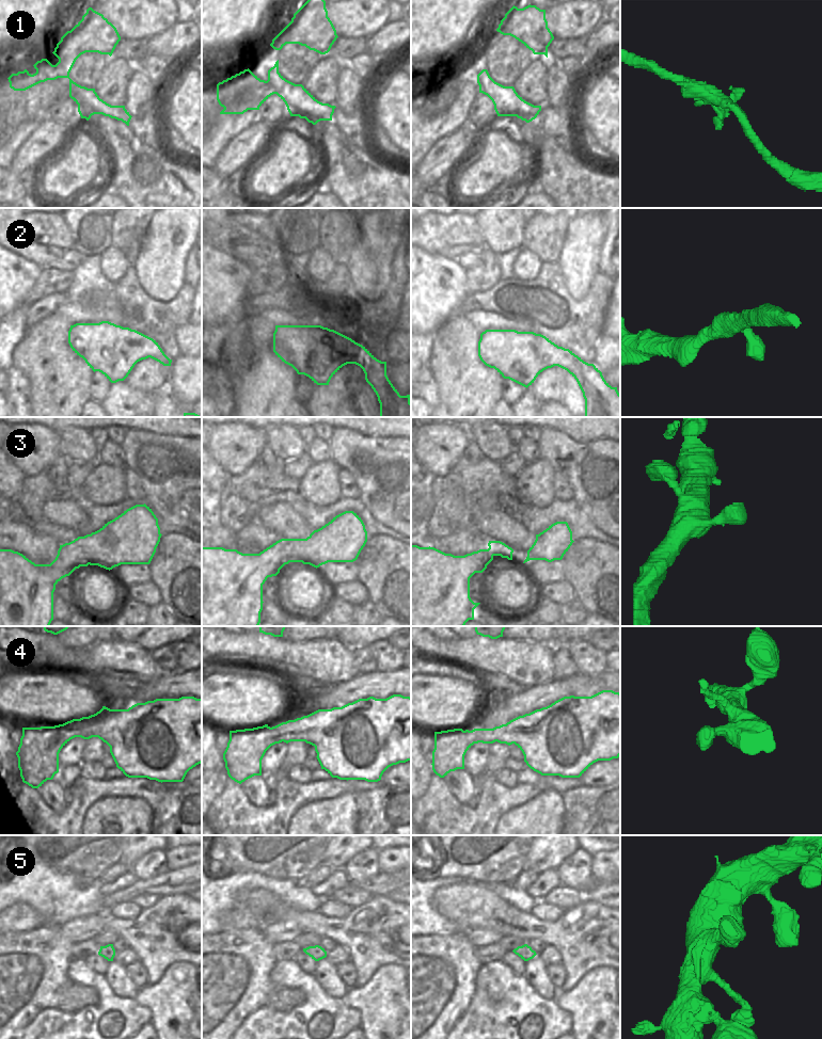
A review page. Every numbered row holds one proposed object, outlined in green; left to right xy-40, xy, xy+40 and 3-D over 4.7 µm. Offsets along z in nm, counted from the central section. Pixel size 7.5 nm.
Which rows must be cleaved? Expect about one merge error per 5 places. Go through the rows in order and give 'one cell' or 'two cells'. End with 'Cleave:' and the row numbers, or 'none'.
1: one cell
2: one cell
3: one cell
4: one cell
5: one cell
Cleave: none

